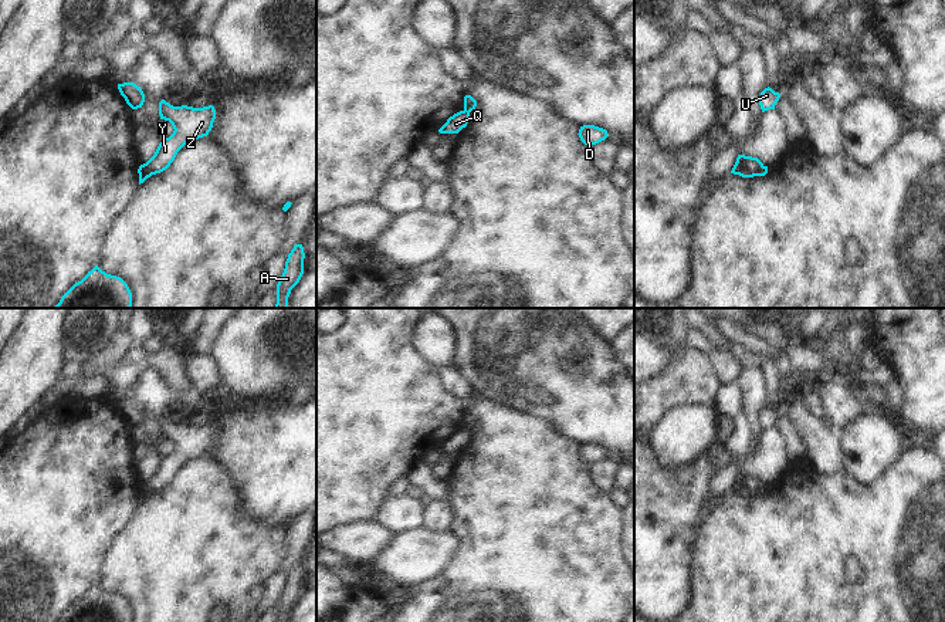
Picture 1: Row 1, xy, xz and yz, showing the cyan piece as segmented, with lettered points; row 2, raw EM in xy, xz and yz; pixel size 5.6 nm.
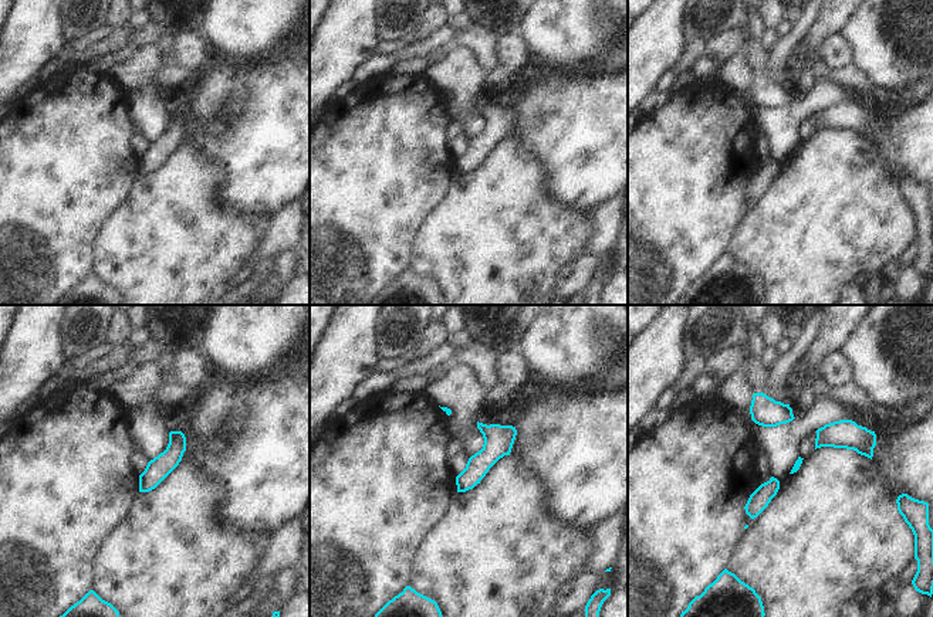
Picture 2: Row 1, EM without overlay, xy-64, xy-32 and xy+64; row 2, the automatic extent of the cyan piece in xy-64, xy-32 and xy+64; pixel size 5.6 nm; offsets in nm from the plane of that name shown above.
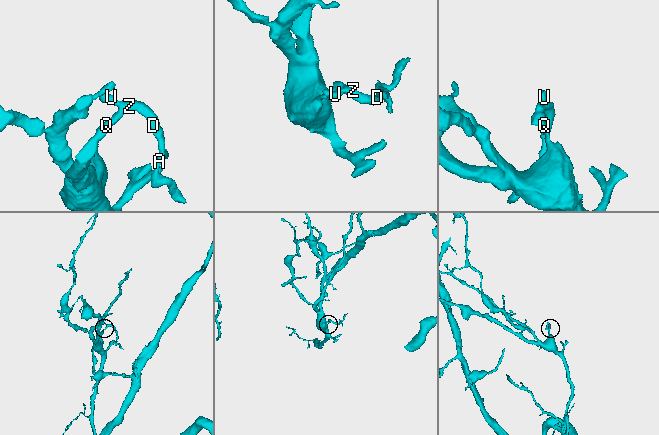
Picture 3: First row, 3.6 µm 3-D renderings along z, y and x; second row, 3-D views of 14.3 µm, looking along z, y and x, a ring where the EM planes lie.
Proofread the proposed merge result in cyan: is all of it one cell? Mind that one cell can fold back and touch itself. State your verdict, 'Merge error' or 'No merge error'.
Merge error

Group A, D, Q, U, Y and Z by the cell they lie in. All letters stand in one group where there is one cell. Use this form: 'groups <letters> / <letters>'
groups A D U Y Z / Q

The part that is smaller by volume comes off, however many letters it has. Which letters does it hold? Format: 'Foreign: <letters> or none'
Foreign: A, D, U, Y, Z

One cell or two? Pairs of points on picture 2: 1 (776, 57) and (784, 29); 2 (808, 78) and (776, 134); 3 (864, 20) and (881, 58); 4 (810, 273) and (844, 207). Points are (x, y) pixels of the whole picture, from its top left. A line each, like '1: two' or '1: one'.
1: two
2: two
3: one
4: one

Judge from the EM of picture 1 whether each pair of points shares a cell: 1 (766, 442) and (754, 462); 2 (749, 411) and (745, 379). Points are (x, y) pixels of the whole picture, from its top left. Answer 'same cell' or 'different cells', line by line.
1: same cell
2: same cell

